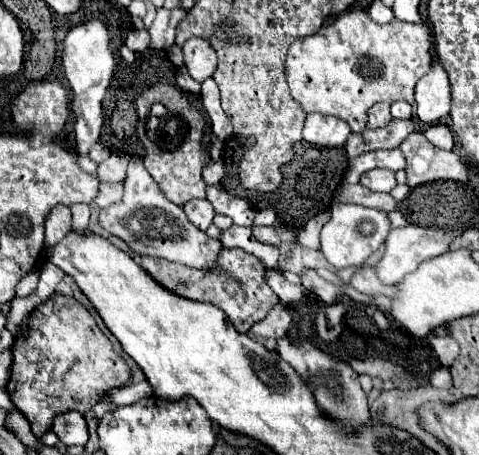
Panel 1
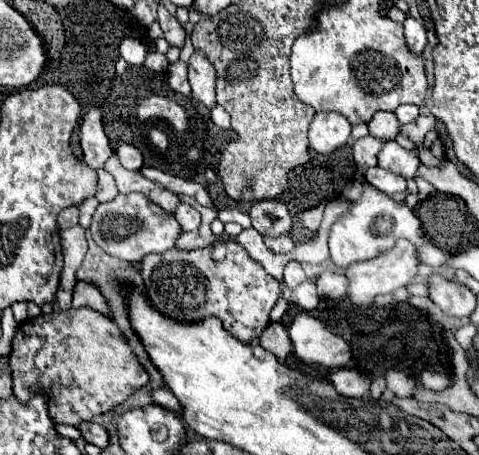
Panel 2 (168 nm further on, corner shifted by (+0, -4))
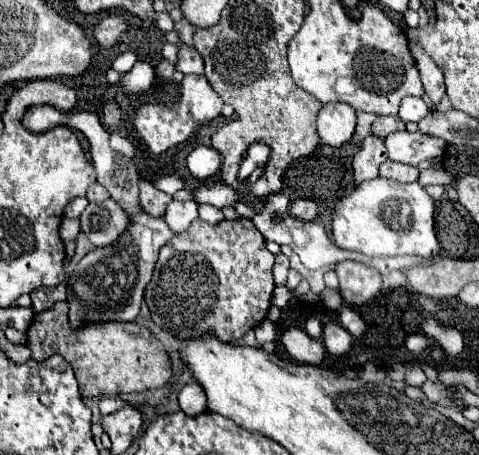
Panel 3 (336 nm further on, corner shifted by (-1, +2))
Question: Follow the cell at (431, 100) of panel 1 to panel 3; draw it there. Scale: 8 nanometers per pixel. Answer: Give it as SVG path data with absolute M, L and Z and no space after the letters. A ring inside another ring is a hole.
M401 131L385 137L385 147L389 151L391 161L419 165L425 159L441 157L445 149L445 141L433 135L425 135L421 131L415 131L415 133Z

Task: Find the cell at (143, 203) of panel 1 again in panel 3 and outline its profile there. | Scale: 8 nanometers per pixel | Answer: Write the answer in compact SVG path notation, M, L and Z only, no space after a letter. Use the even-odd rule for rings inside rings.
M109 197L101 203L89 203L81 215L81 225L95 247L107 247L129 229L131 213Z

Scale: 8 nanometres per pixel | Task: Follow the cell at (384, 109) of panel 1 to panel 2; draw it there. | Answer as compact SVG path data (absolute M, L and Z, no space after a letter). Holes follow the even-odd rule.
M378 111L374 113L374 117L368 123L370 135L378 137L378 139L394 139L400 131L400 123L396 119L394 113L390 111Z

